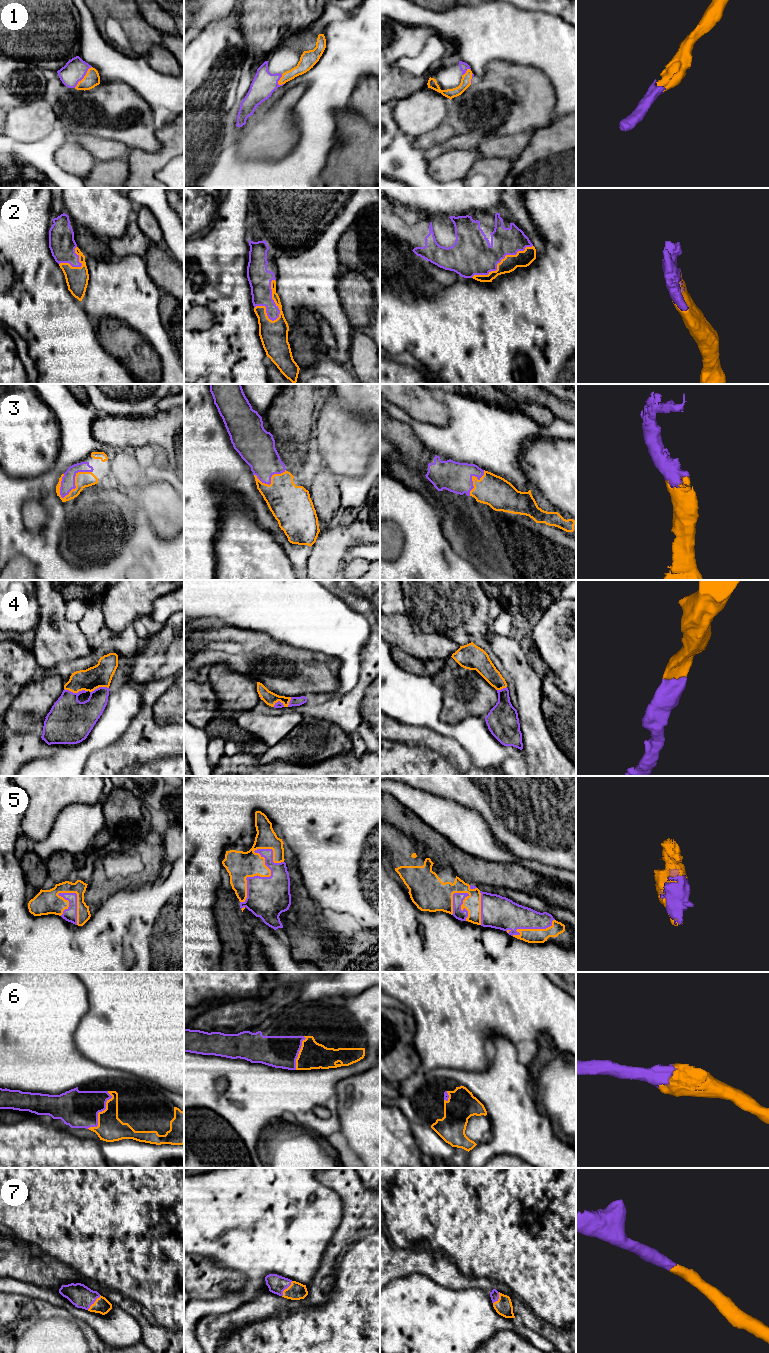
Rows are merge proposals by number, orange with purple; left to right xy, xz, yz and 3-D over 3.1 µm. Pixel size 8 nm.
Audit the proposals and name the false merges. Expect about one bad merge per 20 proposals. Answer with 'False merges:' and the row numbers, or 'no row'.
False merges: no row

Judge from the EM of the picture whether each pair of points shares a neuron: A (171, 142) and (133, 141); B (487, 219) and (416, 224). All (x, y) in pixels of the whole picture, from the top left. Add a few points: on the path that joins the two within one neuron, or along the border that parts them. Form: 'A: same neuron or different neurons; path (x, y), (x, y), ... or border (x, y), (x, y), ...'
A: different neurons; border (157, 129), (160, 147), (156, 151), (136, 148)
B: same neuron; path (468, 237), (454, 251), (438, 251), (430, 243)

